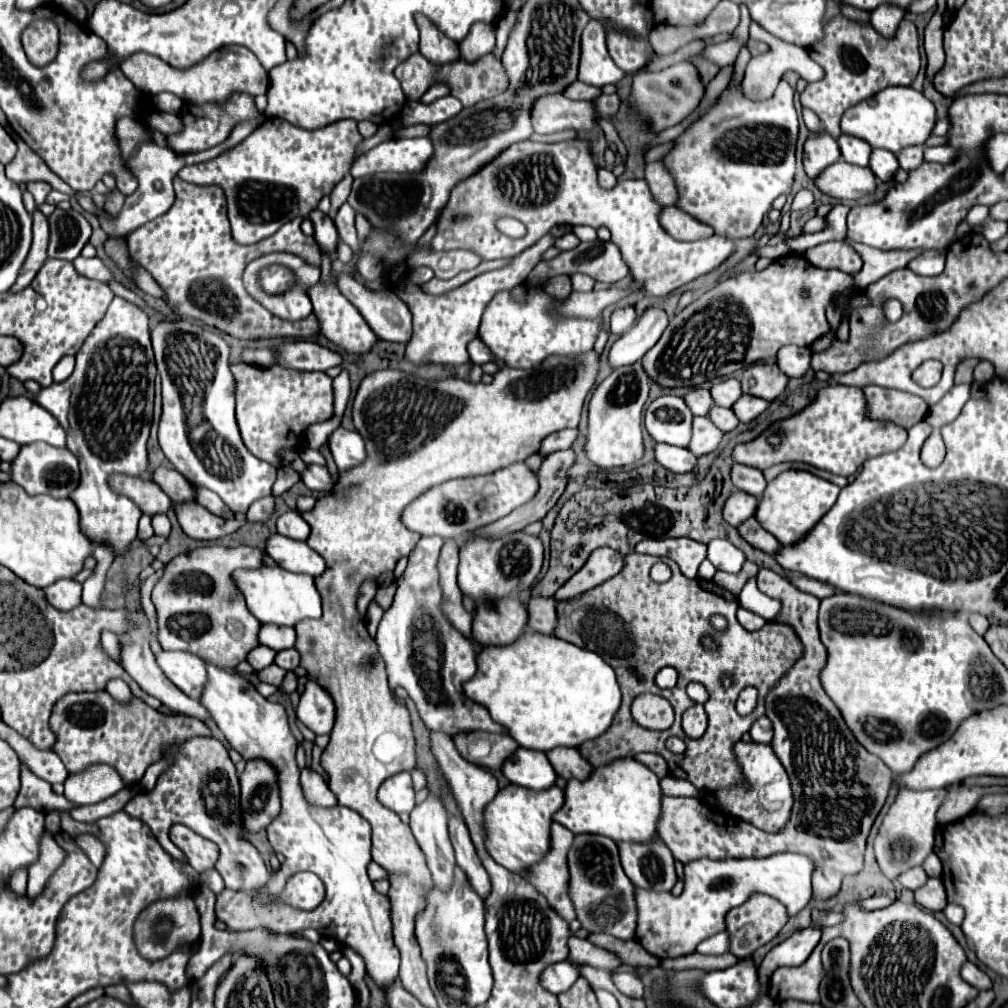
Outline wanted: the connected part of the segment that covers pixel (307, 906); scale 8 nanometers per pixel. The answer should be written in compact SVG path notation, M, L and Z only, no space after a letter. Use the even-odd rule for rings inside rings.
M295 873L287 879L283 887L283 895L279 895L277 899L281 899L281 903L285 901L293 909L311 911L323 901L323 895L325 895L325 887L317 875Z

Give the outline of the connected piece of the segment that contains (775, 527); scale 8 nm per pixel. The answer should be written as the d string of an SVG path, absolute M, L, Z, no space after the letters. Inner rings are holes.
M787 471L769 481L763 499L759 501L757 521L773 533L783 545L795 545L807 537L807 533L821 521L821 517L835 505L841 489L821 477L807 471Z

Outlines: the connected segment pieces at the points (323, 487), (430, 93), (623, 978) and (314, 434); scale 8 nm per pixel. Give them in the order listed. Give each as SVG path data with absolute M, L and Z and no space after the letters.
M309 465L301 473L301 479L307 485L307 489L311 489L319 495L331 495L337 485L337 479L333 479L331 473L327 471L327 467L321 467L321 465Z
M445 83L434 84L420 99L423 104L429 104L434 100L449 95L450 89Z
M611 973L611 979L615 983L615 987L627 995L627 997L635 997L635 999L641 999L643 997L643 983L637 975L633 973Z
M331 417L331 419L323 421L323 423L317 423L311 431L307 431L307 439L305 439L307 447L319 449L339 425L341 425L341 417Z

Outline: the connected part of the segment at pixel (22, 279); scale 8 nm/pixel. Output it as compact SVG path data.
M37 209L33 213L33 245L31 245L31 255L27 257L27 263L23 265L23 271L19 273L17 285L11 291L21 291L23 287L27 287L35 279L35 275L43 267L43 263L47 261L47 247L49 247L49 223L47 223L47 217Z

